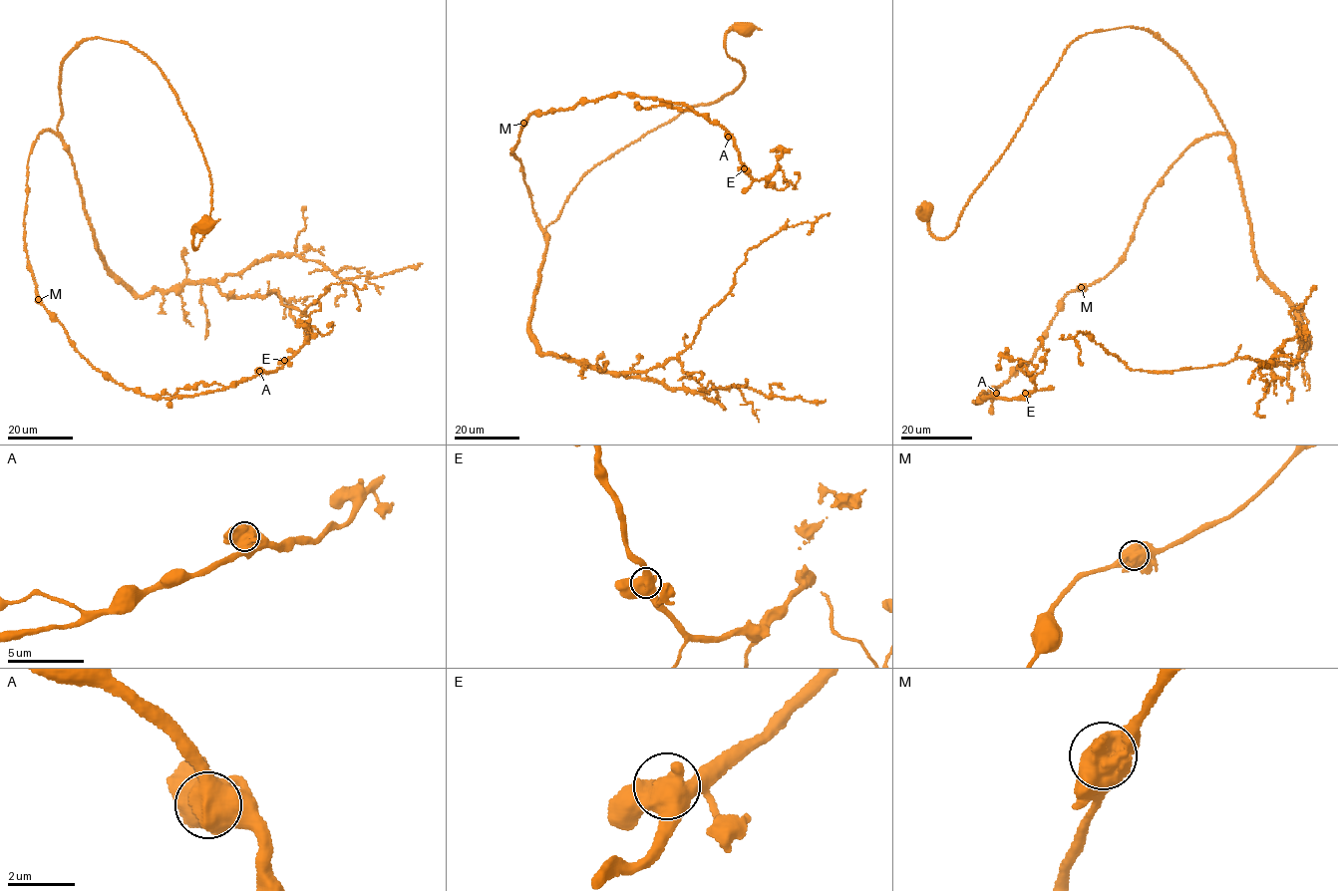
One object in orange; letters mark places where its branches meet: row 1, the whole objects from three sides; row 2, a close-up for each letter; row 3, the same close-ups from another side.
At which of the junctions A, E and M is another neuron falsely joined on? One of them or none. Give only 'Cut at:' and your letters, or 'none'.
Cut at: none

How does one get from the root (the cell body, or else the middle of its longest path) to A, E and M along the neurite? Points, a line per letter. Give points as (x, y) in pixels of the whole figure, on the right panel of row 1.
A: (922, 211), (952, 233), (1090, 32), (1154, 34), (1228, 133), (1179, 156), (1124, 259), (974, 403), (996, 393)
E: (922, 211), (952, 233), (1090, 32), (1154, 34), (1228, 133), (1179, 156), (1124, 259), (974, 403), (1025, 393)
M: (922, 211), (933, 236), (952, 233), (1072, 42), (1147, 30), (1231, 141), (1195, 141), (1124, 259), (1081, 287)

